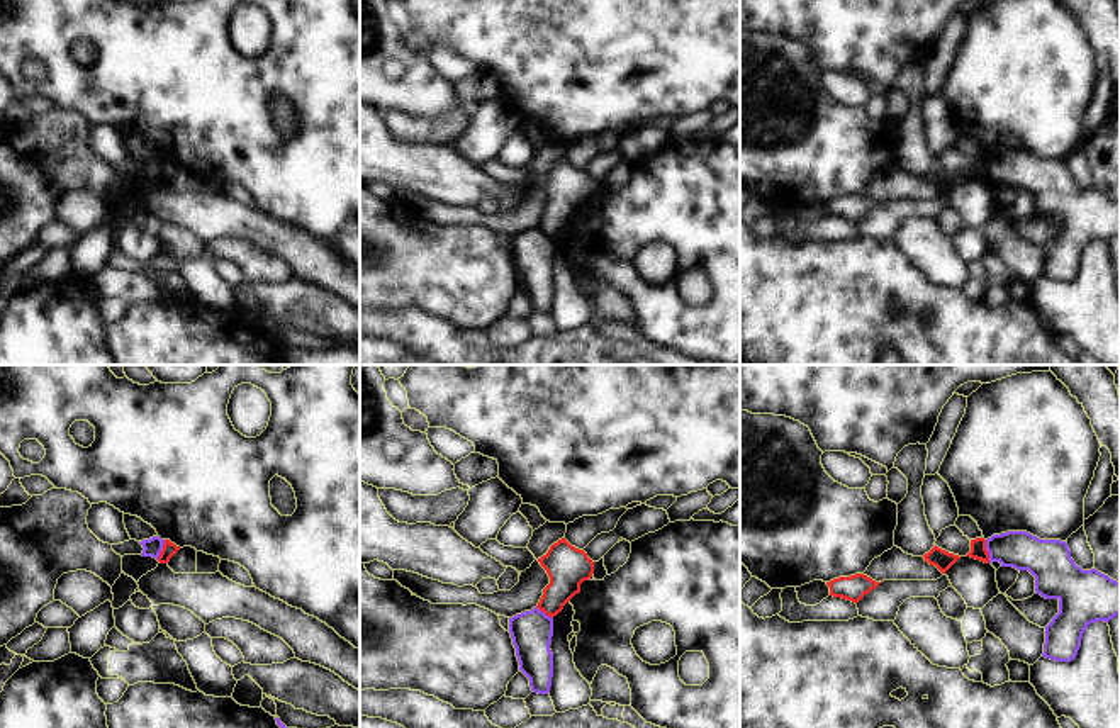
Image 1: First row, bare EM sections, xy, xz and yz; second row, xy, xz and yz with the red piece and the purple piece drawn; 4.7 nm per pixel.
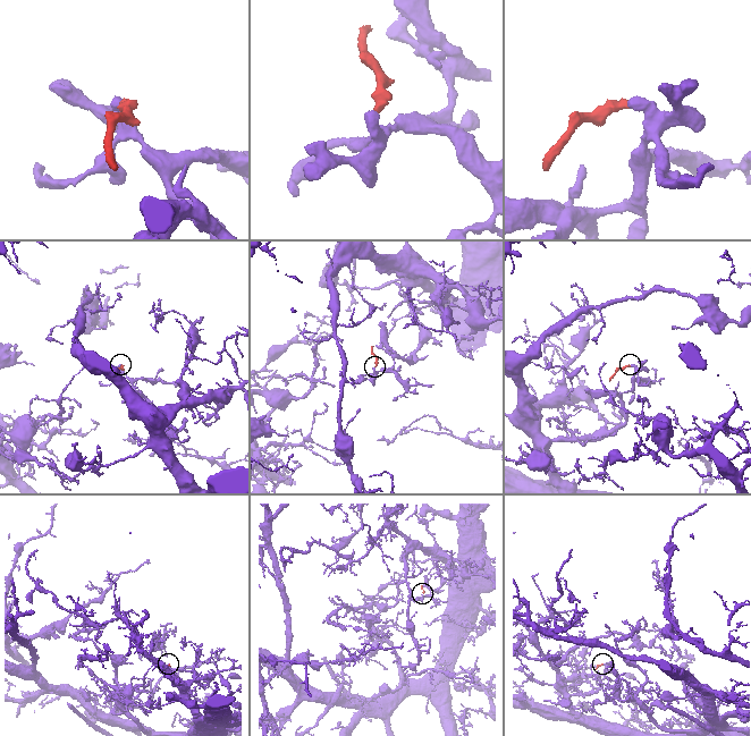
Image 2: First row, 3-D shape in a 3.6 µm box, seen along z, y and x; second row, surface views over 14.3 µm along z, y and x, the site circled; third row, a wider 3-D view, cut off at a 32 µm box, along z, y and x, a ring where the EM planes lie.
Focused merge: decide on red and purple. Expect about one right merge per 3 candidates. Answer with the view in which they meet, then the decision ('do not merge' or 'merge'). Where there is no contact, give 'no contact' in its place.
yz | do not merge

